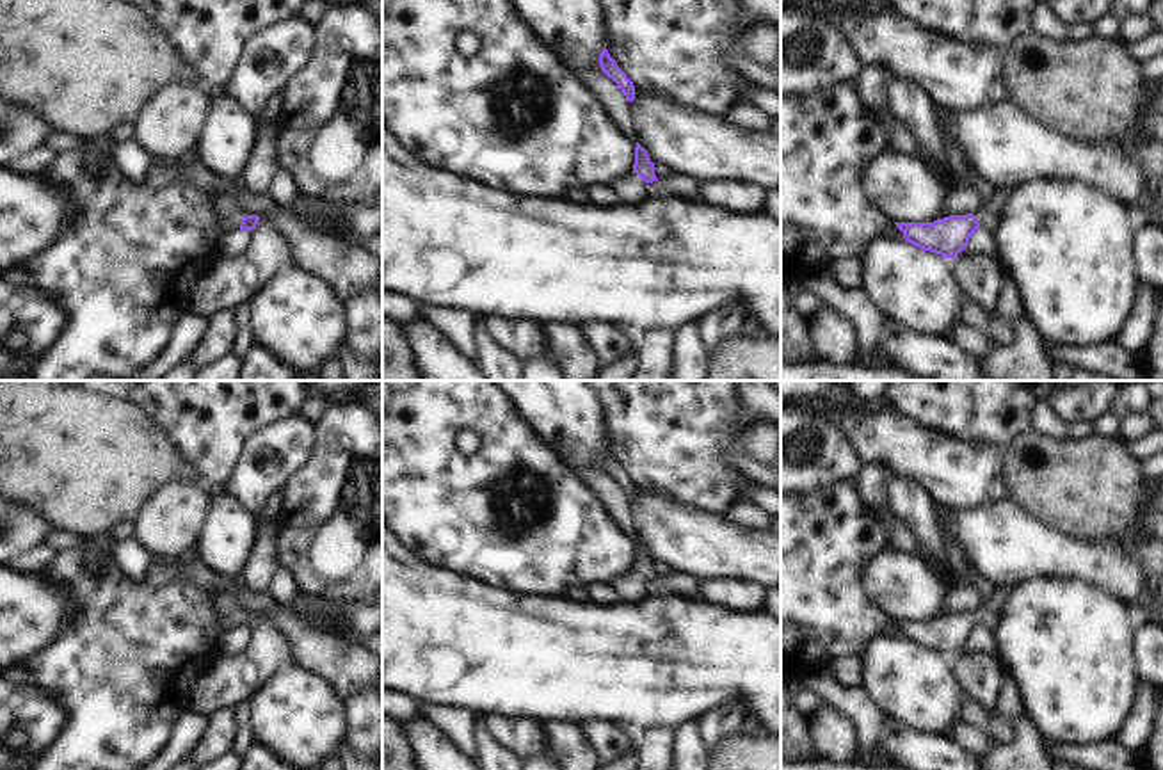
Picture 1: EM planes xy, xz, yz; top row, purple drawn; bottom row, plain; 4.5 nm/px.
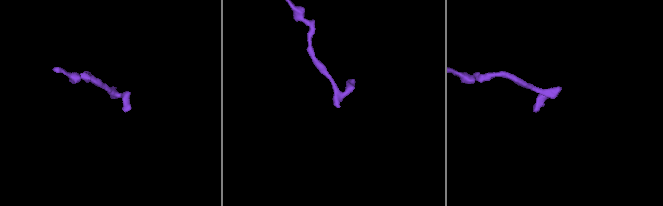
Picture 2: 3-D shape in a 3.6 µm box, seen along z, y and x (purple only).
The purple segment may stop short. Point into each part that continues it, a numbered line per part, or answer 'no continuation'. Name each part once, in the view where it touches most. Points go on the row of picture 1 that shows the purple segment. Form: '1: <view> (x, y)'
1: xz (630, 187)

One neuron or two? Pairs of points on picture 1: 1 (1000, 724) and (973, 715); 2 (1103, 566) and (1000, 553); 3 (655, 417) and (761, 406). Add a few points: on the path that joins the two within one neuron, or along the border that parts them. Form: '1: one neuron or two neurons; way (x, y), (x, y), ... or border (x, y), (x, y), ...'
1: one neuron; way (993, 724), (980, 717)
2: one neuron; way (1078, 561), (1053, 553), (1025, 553)
3: two neurons; border (740, 399), (747, 409), (761, 417)

